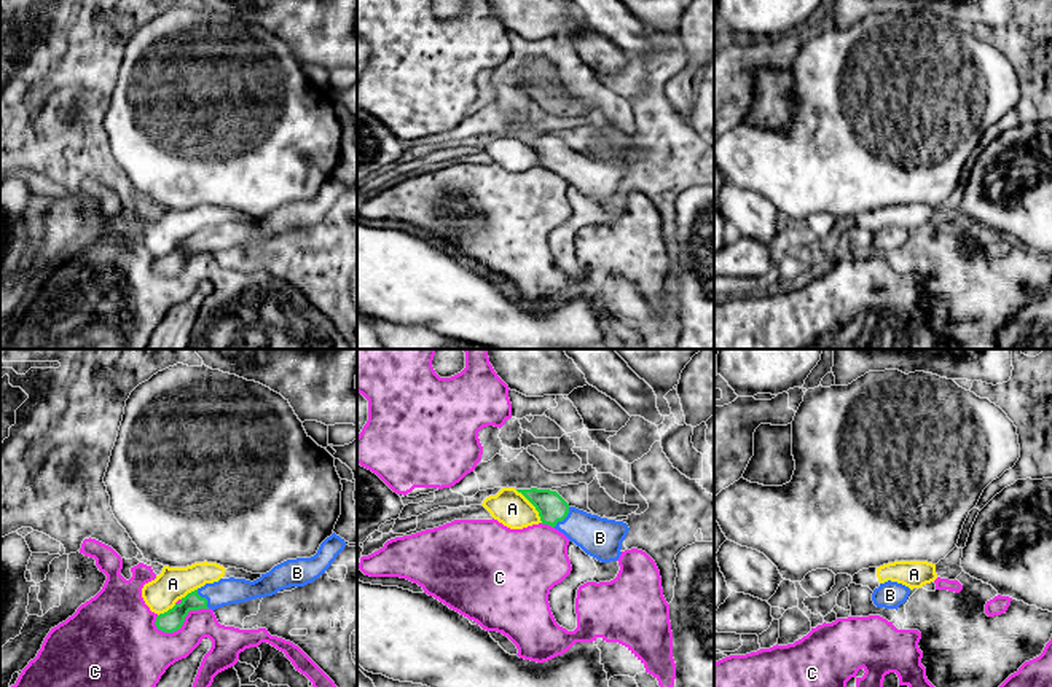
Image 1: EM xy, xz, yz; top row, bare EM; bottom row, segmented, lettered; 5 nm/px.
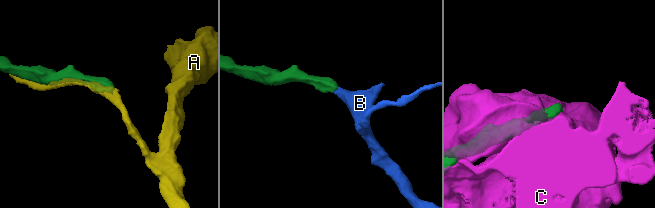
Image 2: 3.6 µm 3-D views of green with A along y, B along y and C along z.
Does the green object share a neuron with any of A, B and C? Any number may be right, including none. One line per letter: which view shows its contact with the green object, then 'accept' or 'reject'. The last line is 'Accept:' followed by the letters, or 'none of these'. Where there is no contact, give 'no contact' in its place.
A: meets green in xz; reject
B: meets green in xz; accept
C: meets green in xy; reject
Accept: B

